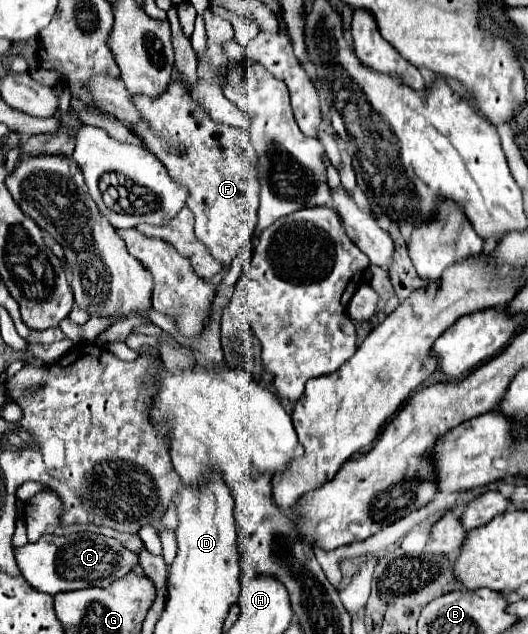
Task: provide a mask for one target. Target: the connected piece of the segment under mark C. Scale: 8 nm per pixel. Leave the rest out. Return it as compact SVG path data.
M80 532L72 536L44 536L34 544L26 544L16 548L16 562L24 574L24 578L40 592L58 594L64 590L80 590L88 586L110 586L114 580L122 578L138 564L138 554L126 550L118 540Z

